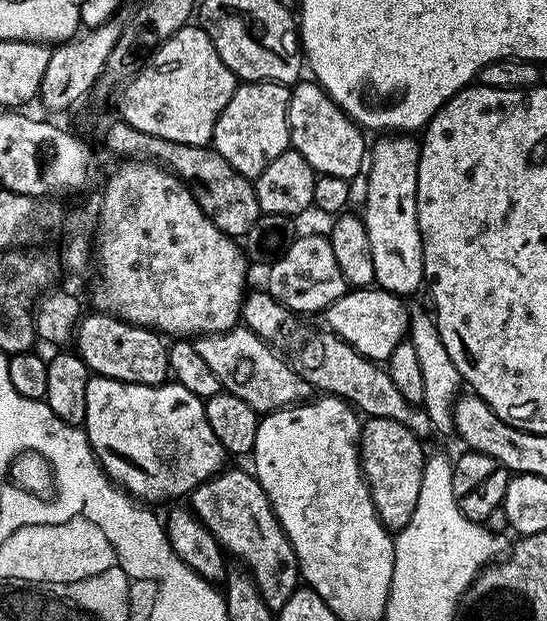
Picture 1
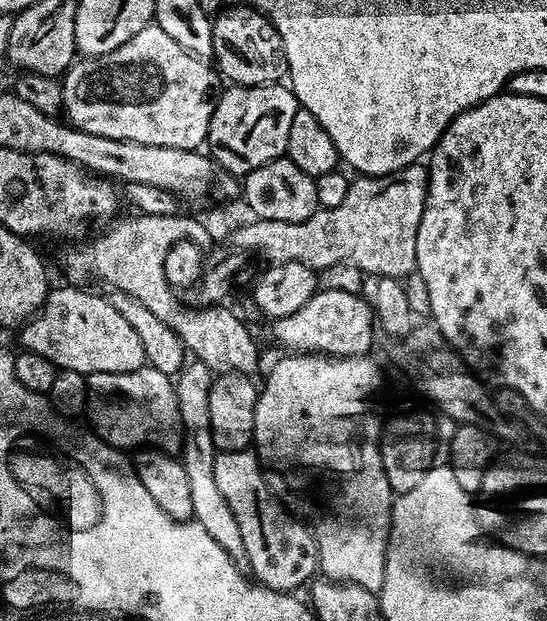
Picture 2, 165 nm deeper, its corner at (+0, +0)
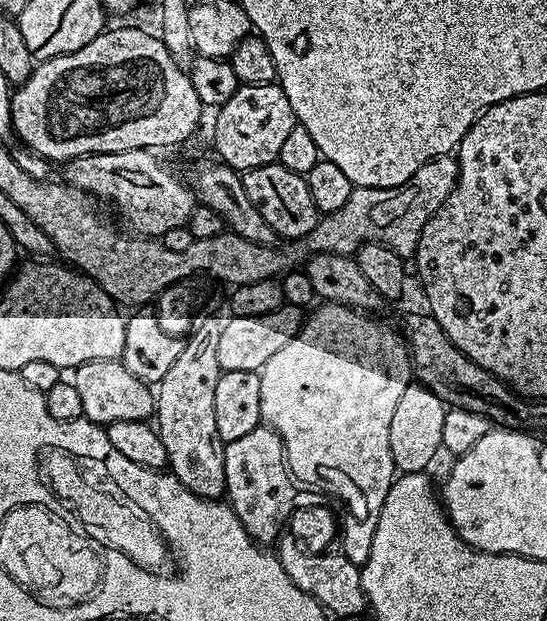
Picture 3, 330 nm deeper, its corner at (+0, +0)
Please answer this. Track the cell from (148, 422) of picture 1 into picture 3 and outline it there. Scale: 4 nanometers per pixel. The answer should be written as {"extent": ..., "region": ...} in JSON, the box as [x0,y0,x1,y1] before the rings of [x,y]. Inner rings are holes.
{"extent":[70,359,156,426],"region":[[[123,359],[79,364],[71,373],[70,379],[82,398],[85,420],[107,426],[116,422],[147,421],[153,415],[156,406],[153,389],[132,374],[124,365]]]}

